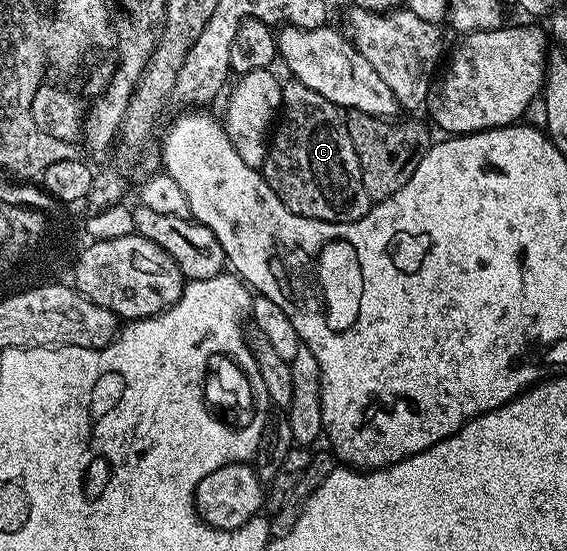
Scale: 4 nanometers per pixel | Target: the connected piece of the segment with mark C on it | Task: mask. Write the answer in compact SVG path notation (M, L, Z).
M296 79L287 81L282 84L280 115L260 169L263 178L292 214L333 224L362 220L370 212L372 201L368 190L364 190L343 109Z

